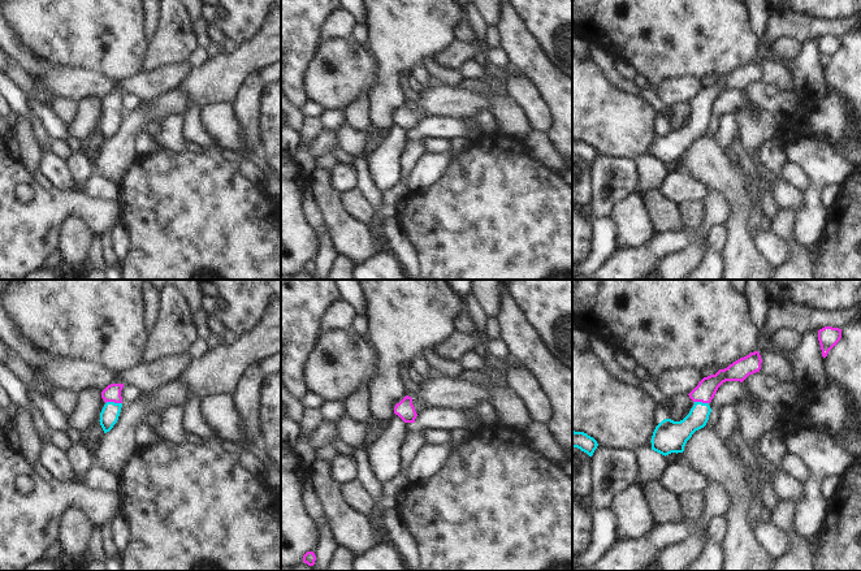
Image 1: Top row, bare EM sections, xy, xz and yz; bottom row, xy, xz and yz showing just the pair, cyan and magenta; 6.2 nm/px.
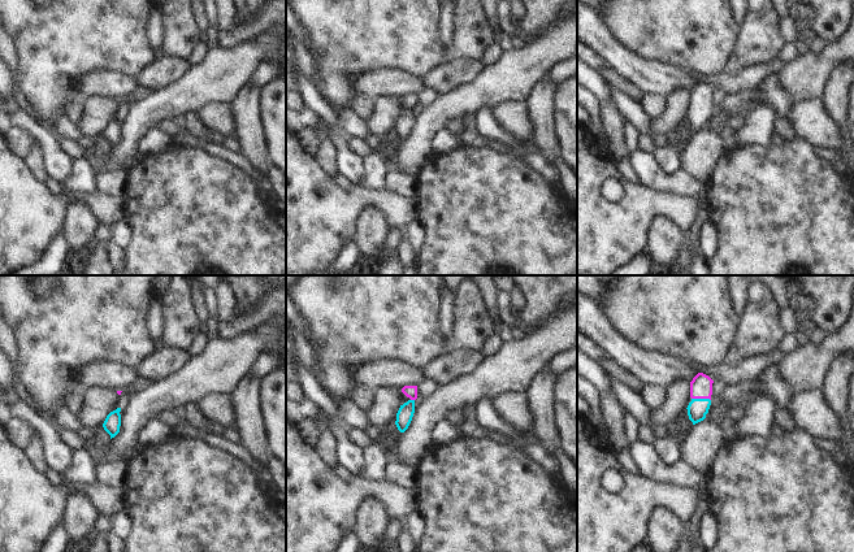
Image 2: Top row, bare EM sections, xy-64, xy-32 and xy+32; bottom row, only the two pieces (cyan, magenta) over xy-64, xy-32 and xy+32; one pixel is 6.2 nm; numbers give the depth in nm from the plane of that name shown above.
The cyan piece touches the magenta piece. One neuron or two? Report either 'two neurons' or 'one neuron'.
one neuron

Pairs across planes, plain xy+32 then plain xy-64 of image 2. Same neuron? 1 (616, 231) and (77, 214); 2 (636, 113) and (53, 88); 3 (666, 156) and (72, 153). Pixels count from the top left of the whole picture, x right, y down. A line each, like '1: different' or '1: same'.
1: different
2: different
3: different

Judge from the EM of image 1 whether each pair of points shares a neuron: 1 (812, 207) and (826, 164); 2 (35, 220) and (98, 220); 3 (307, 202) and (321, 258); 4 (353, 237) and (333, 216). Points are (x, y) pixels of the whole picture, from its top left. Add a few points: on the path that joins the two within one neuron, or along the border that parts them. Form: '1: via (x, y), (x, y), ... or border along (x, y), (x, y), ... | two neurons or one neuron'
1: via (813, 197), (821, 174) | one neuron
2: via (51, 207), (82, 206) | one neuron
3: via (314, 216), (323, 233), (323, 243) | one neuron
4: via (347, 232), (337, 221) | one neuron

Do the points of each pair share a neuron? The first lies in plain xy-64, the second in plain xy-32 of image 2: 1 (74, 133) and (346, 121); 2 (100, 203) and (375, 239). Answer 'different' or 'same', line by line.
1: same
2: different

